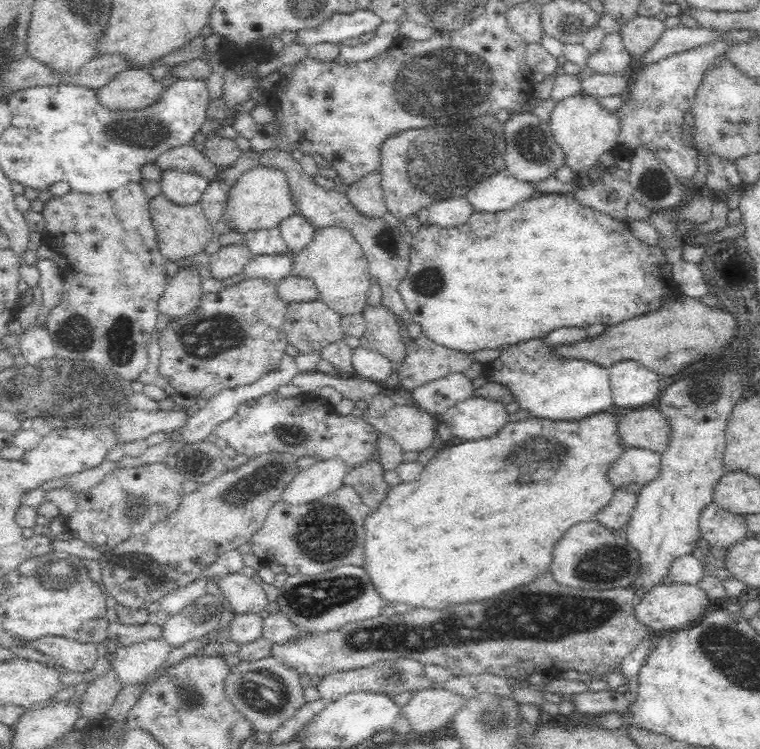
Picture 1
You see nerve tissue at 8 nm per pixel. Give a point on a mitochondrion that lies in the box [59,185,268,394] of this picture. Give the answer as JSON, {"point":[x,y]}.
{"point":[121,334]}

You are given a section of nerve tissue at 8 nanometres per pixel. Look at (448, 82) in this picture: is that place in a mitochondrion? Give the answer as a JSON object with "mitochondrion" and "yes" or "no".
{"mitochondrion":"yes"}

